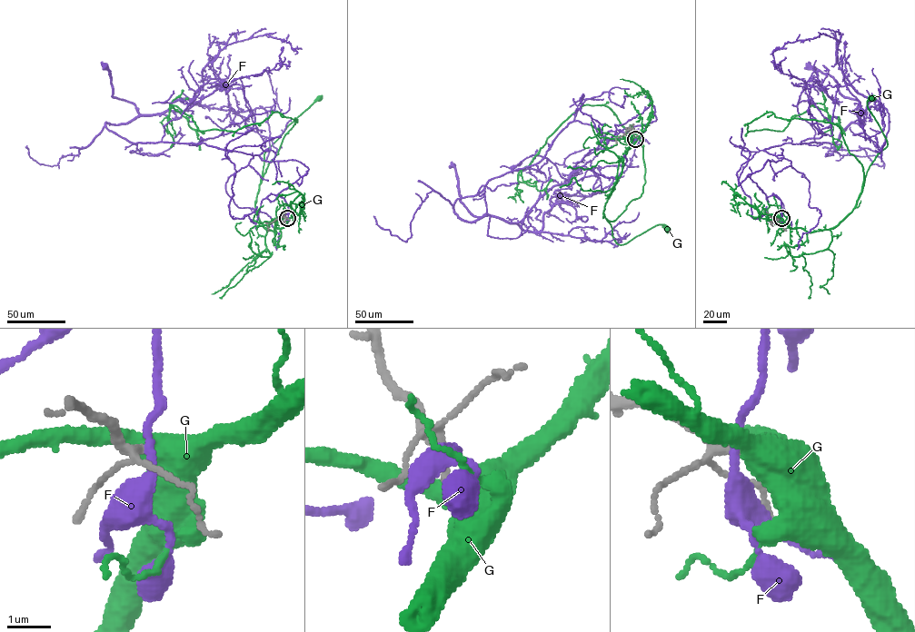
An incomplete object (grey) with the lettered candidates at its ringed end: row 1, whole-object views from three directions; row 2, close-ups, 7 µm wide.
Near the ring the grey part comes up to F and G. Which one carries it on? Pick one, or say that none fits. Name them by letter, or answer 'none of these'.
none of these

